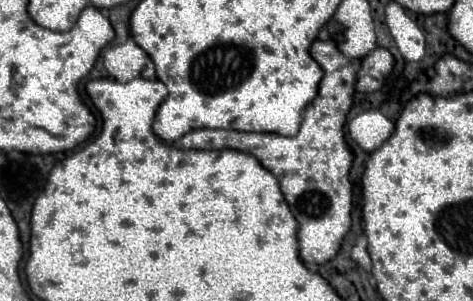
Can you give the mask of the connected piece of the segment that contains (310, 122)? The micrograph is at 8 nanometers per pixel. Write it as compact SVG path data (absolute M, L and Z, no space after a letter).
M315 41L311 55L323 67L325 77L319 85L319 95L305 109L301 131L295 137L281 137L275 133L243 133L225 129L195 129L183 135L175 147L179 149L237 149L255 155L265 169L269 169L281 185L281 191L299 221L299 255L307 265L323 265L333 259L351 229L351 181L349 169L353 165L353 151L345 143L345 121L353 107L357 71L361 59L345 57L335 41Z

